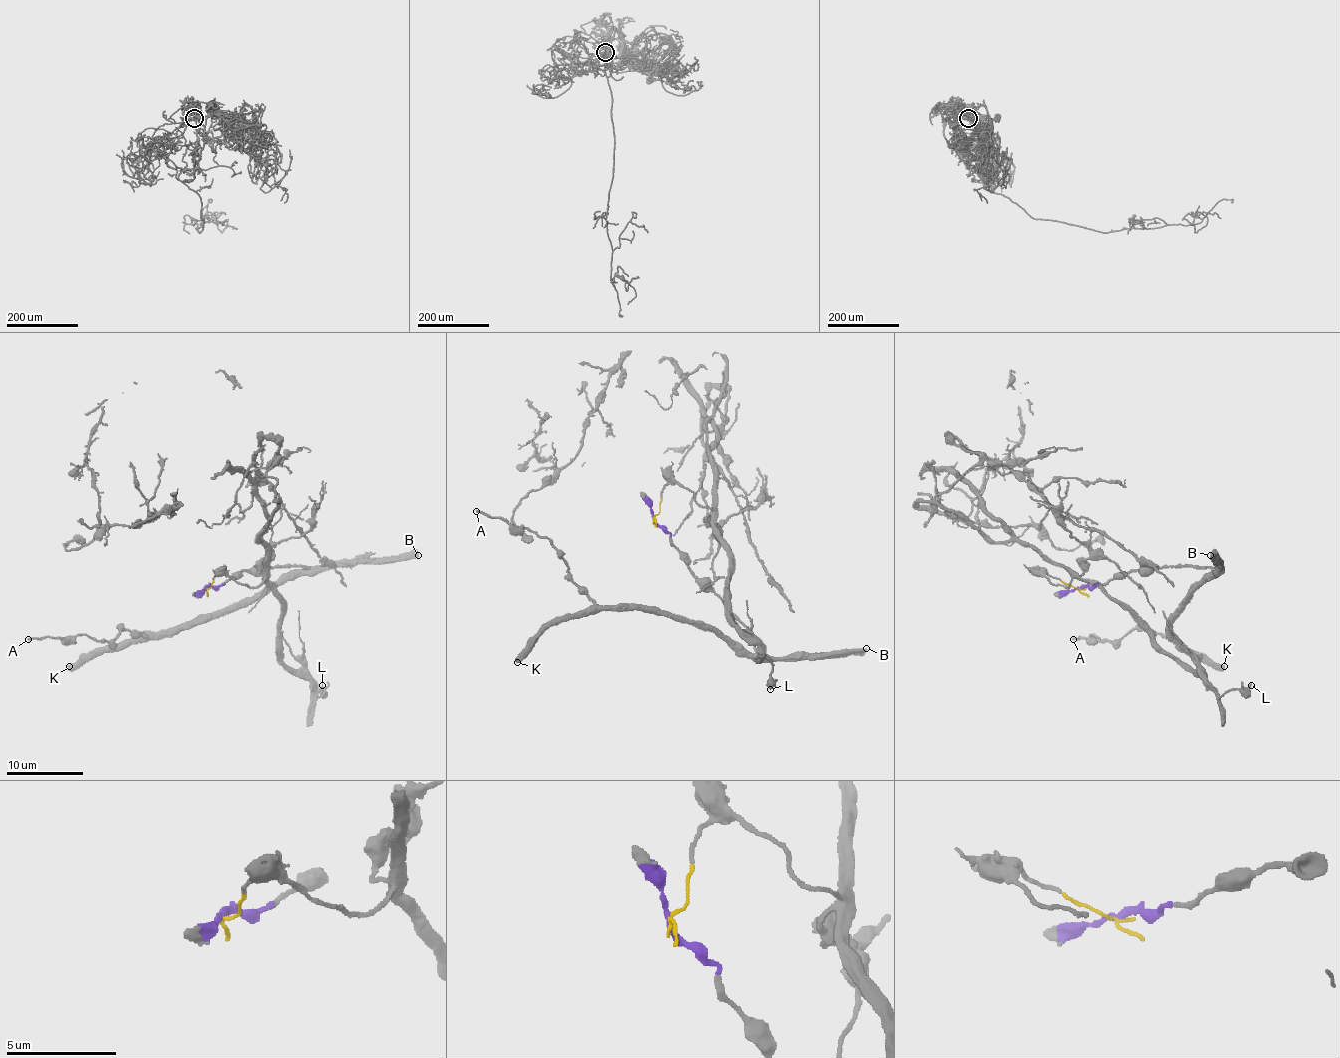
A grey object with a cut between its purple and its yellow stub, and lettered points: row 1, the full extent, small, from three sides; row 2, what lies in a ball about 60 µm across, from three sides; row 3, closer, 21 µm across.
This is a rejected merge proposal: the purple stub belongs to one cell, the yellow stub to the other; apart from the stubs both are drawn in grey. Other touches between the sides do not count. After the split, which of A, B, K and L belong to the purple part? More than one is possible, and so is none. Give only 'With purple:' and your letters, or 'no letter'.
With purple: A, B, K

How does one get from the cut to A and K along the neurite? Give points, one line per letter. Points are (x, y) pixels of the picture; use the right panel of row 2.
A: (1080, 590), (1148, 565), (1215, 571), (1172, 613), (1165, 636), (1138, 628), (1111, 642), (1094, 634), (1073, 640)
K: (1080, 590), (1107, 584), (1148, 565), (1213, 569), (1172, 613), (1171, 632), (1182, 646), (1224, 667)

